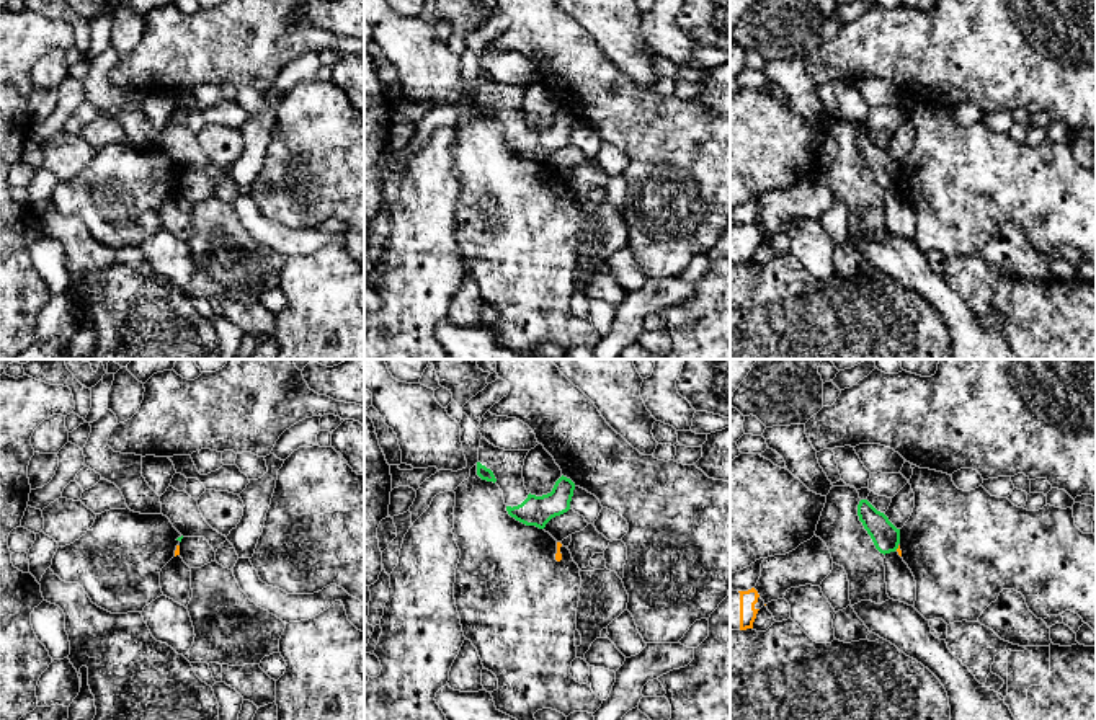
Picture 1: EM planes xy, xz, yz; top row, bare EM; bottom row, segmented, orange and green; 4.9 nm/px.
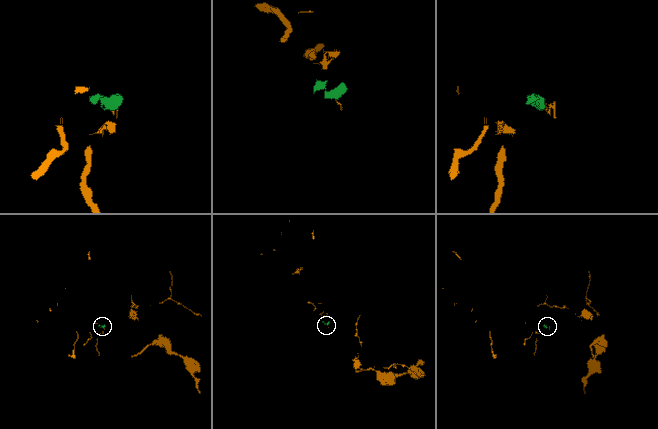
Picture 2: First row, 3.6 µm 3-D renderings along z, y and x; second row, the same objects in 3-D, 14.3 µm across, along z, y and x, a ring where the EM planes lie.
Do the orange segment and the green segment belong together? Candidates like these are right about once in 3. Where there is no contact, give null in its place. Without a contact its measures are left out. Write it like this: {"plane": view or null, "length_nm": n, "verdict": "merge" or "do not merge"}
{"plane": "yz", "length_nm": 30, "verdict": "do not merge"}

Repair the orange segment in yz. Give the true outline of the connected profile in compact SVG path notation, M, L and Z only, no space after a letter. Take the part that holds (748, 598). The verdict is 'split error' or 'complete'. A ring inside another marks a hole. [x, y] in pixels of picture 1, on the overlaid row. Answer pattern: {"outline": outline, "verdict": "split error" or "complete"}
{"outline": "M755 588L748 591L730 589L730 630L753 629L758 611L764 606Z", "verdict": "split error"}

